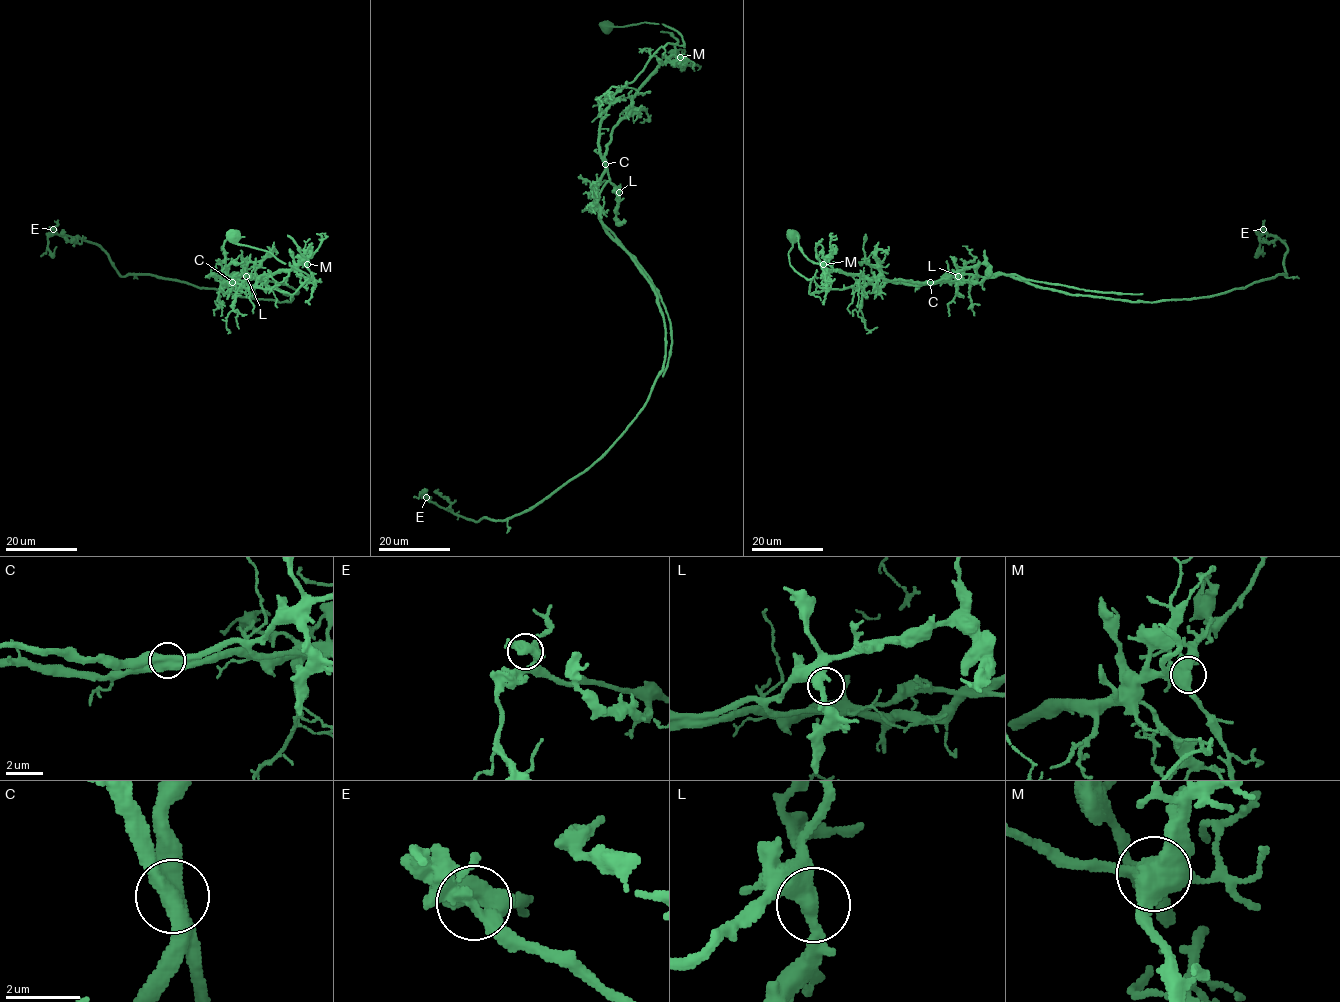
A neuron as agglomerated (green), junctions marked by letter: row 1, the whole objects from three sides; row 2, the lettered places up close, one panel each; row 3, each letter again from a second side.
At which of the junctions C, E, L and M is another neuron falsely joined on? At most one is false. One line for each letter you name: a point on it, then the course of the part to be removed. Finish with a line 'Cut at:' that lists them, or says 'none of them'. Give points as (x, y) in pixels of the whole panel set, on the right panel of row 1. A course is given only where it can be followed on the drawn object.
C: Place: (930, 282). Course of the part to remove: (930, 282), (1016, 274), (1026, 279), (1088, 291), (1142, 294)
Cut at: C

